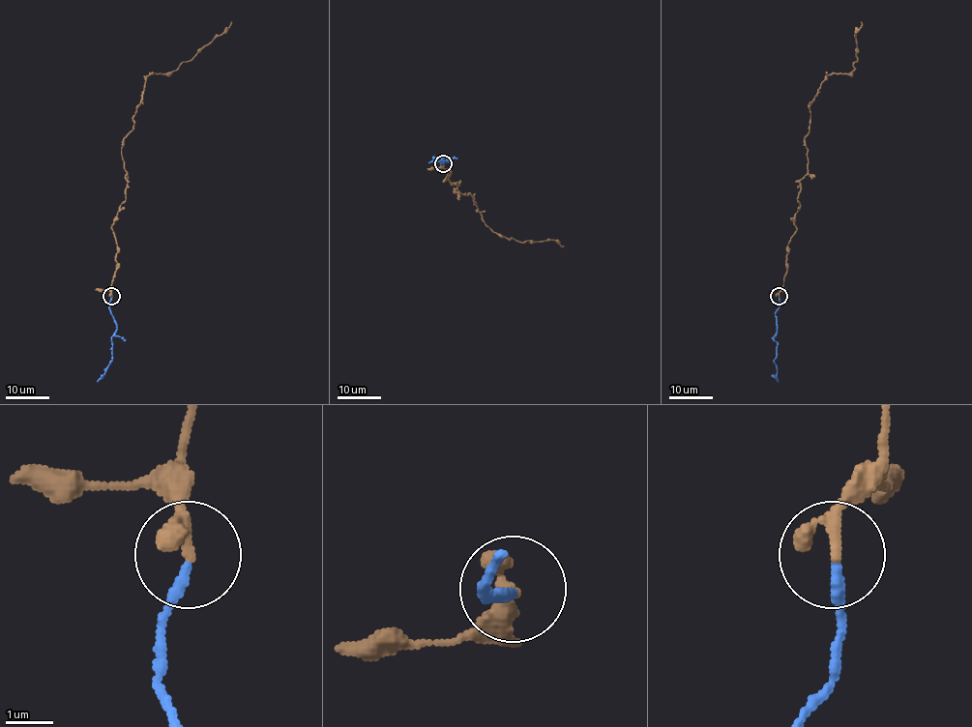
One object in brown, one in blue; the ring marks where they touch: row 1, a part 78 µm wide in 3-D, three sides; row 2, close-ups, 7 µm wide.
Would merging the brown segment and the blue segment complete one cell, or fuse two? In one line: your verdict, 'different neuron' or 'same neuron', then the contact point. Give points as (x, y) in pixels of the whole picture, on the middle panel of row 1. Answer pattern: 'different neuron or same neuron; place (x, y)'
same neuron; place (443, 163)

